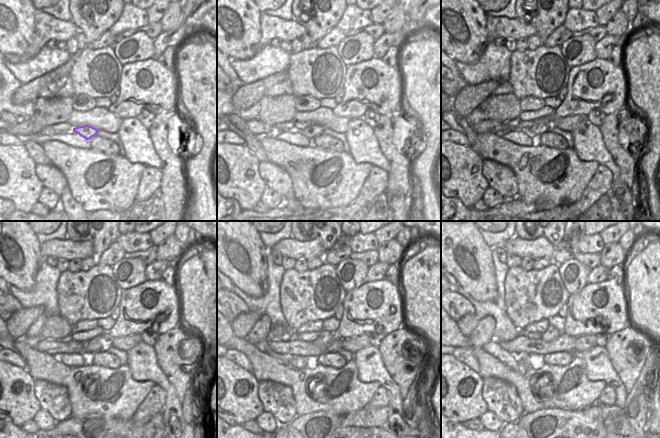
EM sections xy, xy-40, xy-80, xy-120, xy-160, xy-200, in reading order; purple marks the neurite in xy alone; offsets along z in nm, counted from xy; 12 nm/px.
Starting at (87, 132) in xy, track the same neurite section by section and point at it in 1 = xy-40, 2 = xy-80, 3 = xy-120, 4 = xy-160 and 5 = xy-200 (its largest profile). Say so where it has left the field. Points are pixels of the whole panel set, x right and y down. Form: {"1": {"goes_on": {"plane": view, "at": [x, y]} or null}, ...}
{"1": {"goes_on": {"plane": "xy-40", "at": [309, 130]}}, "2": {"goes_on": {"plane": "xy-80", "at": [541, 125]}}, "3": {"goes_on": {"plane": "xy-120", "at": [99, 343]}}, "4": {"goes_on": {"plane": "xy-160", "at": [326, 337]}}, "5": {"goes_on": {"plane": "xy-200", "at": [552, 333]}}}

